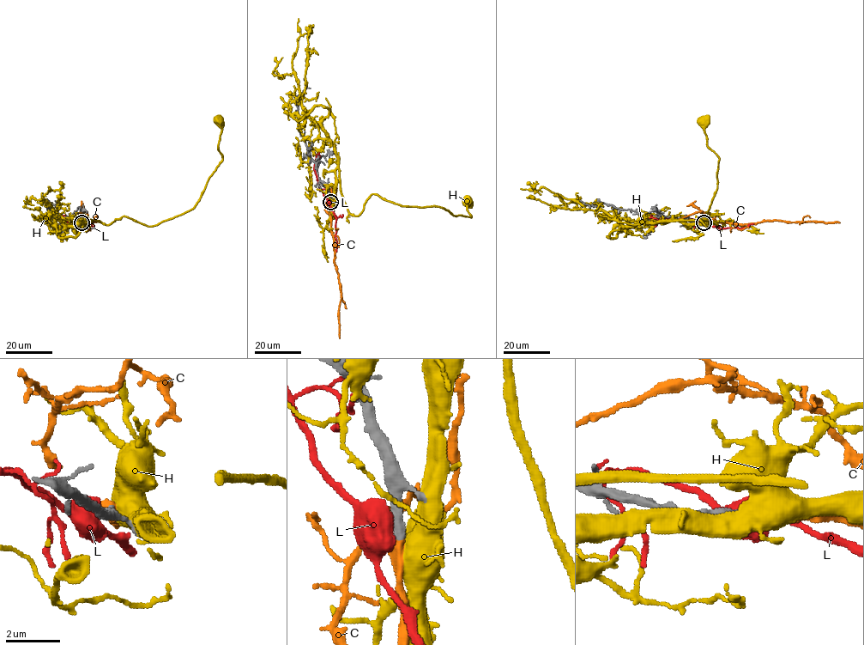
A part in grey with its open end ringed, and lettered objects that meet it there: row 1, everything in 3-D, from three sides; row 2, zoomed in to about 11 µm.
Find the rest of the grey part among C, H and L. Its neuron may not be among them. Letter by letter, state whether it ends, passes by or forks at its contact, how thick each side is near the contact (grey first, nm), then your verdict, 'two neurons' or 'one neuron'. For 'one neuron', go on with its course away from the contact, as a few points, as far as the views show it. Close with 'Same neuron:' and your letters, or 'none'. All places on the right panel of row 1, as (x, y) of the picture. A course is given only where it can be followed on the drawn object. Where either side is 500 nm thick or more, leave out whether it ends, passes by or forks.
C: 360 nm thick on the grey side, 500 nm on the other; one neuron; it runs (703, 222), (752, 224), (773, 221), (839, 222)
H: 360 nm thick on the grey side, 900 nm on the other; two neurons
L: 460 nm thick on the grey side, 850 nm on the other; two neurons
Same neuron: C

